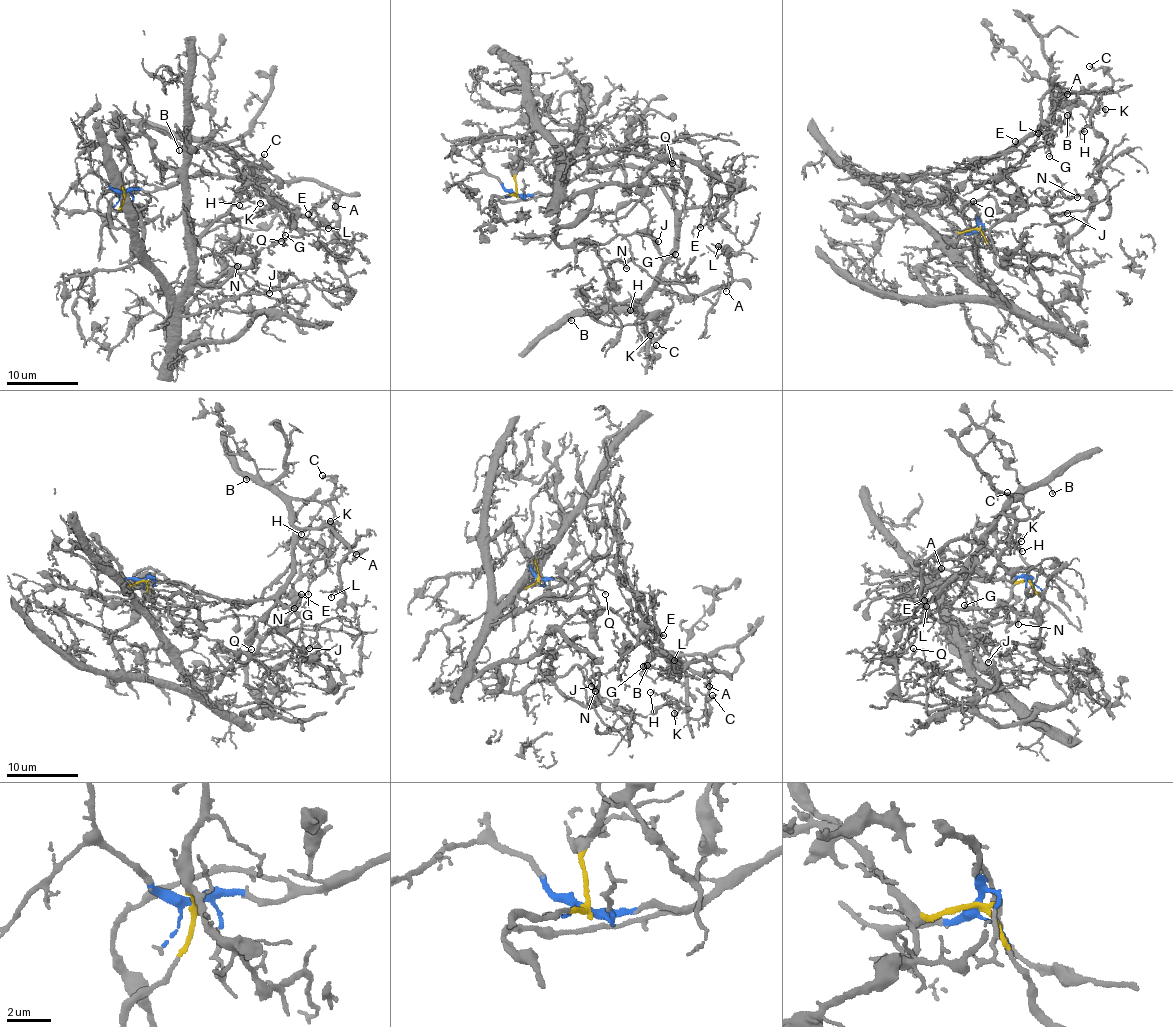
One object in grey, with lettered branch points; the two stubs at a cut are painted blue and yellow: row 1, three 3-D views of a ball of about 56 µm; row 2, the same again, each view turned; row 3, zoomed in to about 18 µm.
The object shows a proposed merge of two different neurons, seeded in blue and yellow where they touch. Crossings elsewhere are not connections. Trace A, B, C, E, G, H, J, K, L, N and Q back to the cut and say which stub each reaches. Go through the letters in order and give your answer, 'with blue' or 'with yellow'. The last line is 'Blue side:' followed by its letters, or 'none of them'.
A: with blue
B: with blue
C: with blue
E: with blue
G: with blue
H: with blue
J: with yellow
K: with blue
L: with blue
N: with yellow
Q: with yellow
Blue side: A, B, C, E, G, H, K, L

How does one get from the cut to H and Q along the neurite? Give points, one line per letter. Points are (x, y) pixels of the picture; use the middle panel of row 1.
H: (516, 192), (552, 194), (616, 168), (636, 168), (663, 189), (674, 247), (640, 308), (649, 334), (630, 310)
Q: (516, 192), (534, 108), (541, 135), (559, 150), (662, 148), (671, 163)

